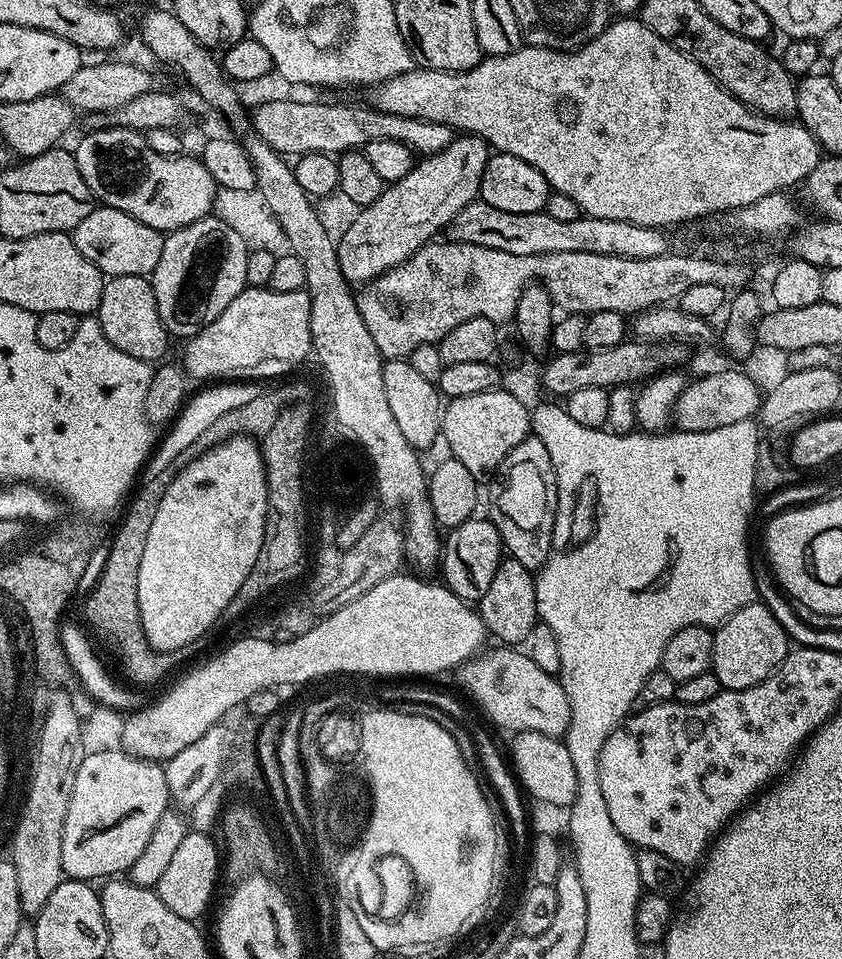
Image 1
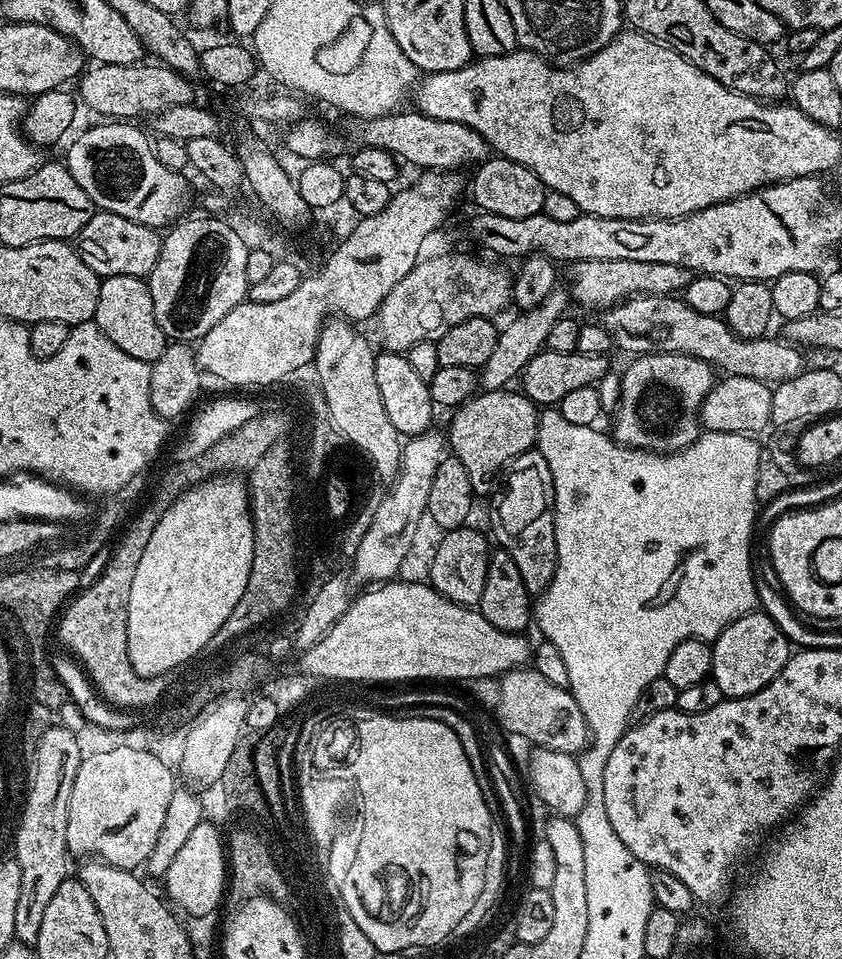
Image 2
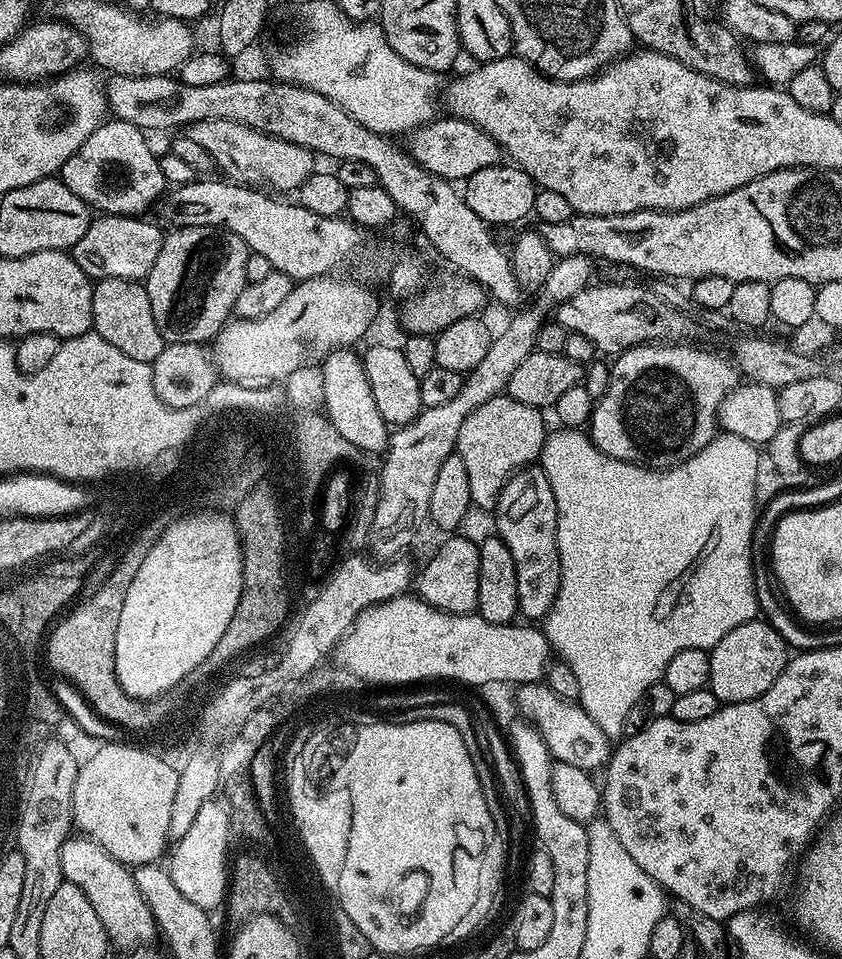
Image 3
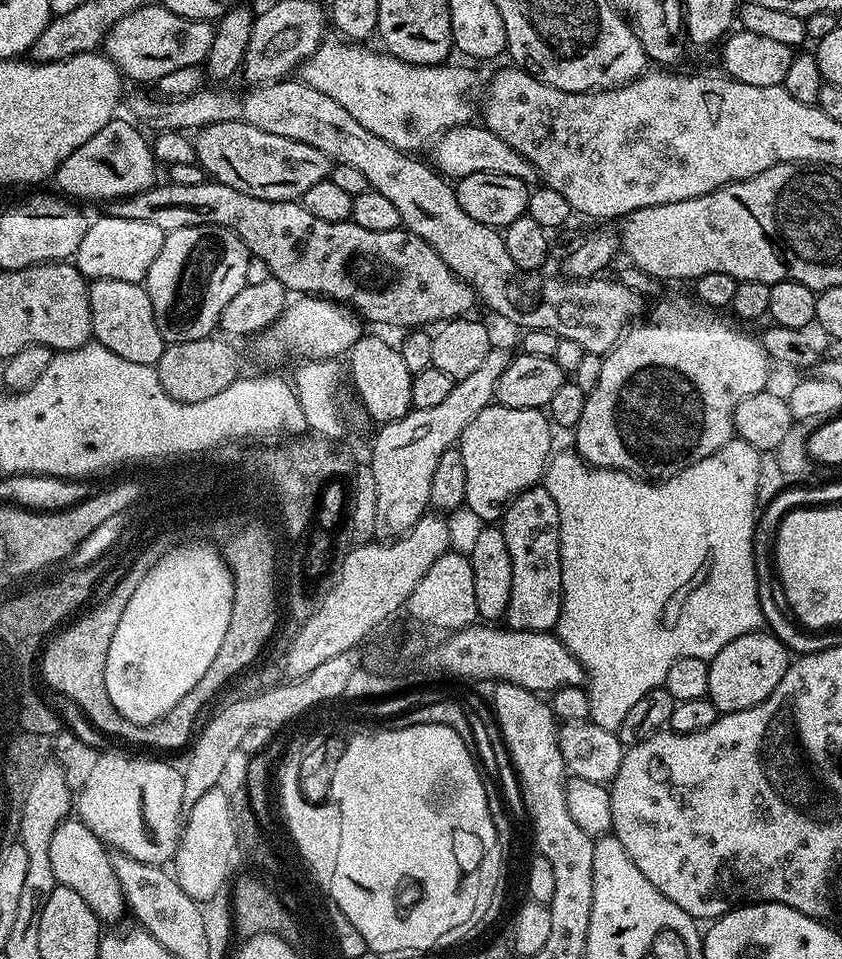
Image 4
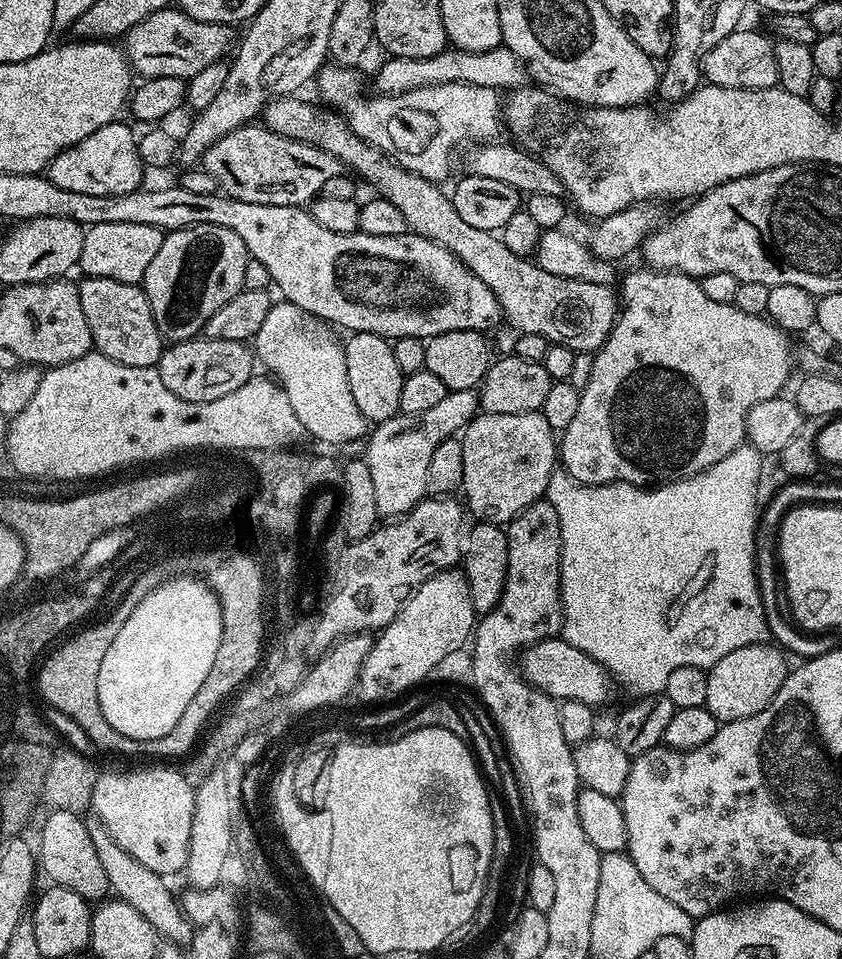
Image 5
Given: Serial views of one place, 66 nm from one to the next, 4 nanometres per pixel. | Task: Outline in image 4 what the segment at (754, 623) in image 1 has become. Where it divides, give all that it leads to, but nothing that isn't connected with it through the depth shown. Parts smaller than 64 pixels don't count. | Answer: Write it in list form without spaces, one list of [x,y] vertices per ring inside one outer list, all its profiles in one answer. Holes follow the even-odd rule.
[[[768,630],[747,632],[734,642],[726,642],[718,654],[708,661],[710,682],[708,683],[708,699],[714,702],[717,713],[737,712],[750,706],[758,706],[770,694],[774,694],[774,686],[782,682],[782,674],[786,674],[790,663],[790,650]]]

